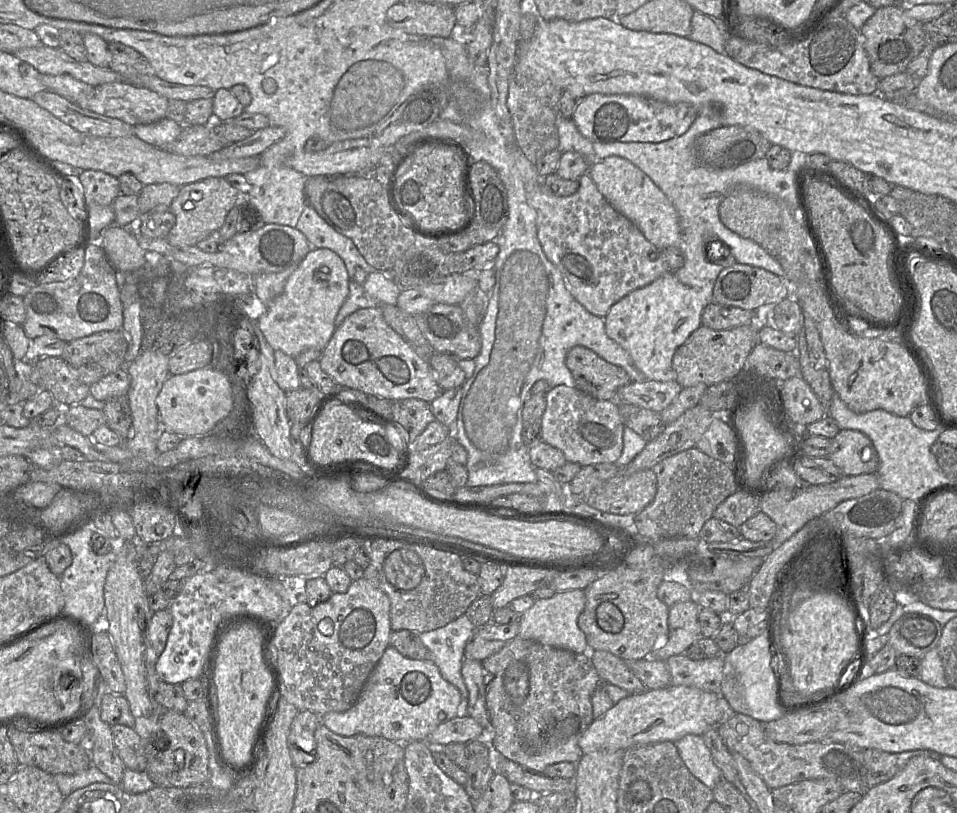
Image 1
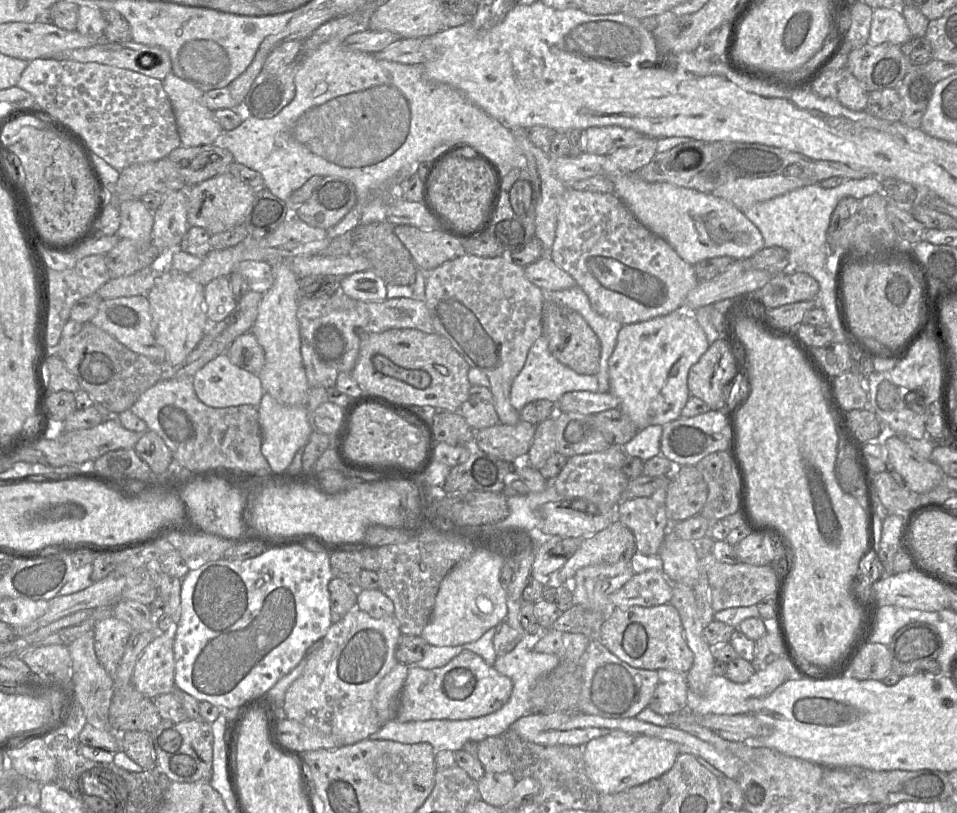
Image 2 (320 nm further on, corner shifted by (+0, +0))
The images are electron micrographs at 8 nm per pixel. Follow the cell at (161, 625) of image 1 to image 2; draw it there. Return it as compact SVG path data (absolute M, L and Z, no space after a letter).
M174 628L172 632L158 632L135 664L131 684L152 700L175 687L174 636Z

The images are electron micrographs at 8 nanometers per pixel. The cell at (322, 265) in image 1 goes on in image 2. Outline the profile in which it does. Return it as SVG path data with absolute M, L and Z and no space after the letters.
M372 270L356 271L342 277L340 290L358 301L380 302L387 299L386 282Z

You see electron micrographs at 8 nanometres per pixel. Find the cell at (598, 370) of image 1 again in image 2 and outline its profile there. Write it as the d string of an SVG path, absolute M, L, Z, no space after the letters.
M546 300L542 309L542 327L549 349L559 362L578 374L597 376L601 344L596 333L580 313L562 304Z

